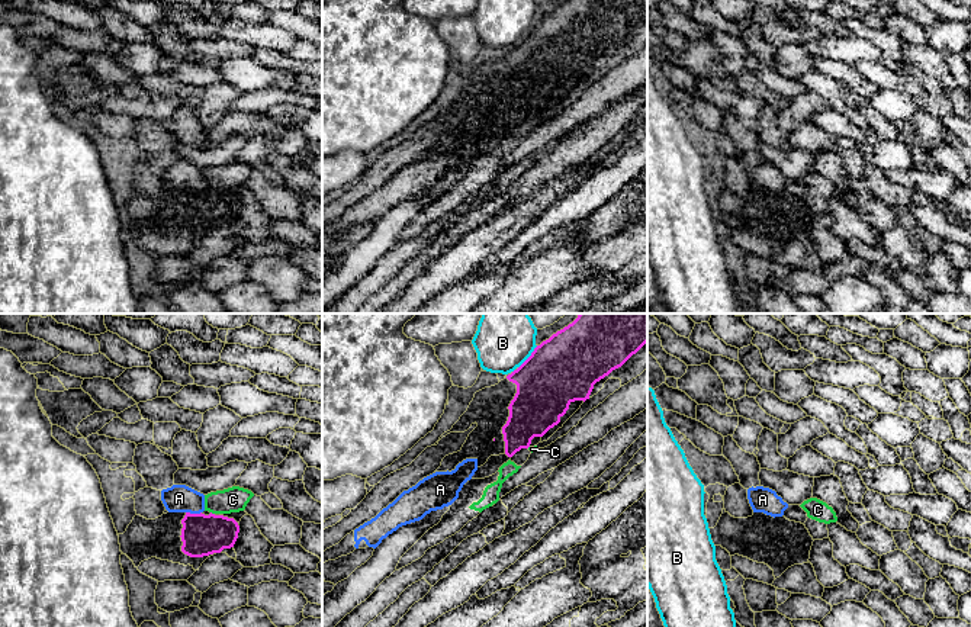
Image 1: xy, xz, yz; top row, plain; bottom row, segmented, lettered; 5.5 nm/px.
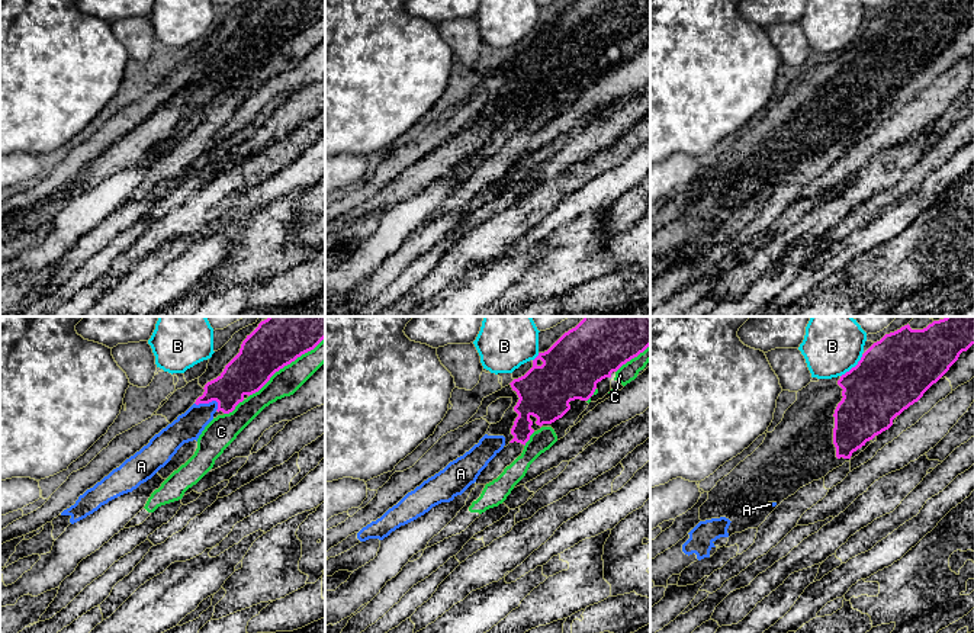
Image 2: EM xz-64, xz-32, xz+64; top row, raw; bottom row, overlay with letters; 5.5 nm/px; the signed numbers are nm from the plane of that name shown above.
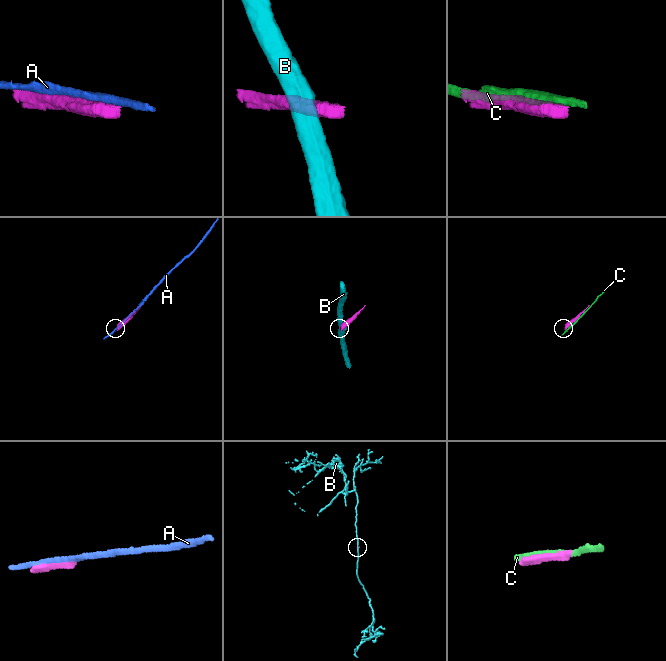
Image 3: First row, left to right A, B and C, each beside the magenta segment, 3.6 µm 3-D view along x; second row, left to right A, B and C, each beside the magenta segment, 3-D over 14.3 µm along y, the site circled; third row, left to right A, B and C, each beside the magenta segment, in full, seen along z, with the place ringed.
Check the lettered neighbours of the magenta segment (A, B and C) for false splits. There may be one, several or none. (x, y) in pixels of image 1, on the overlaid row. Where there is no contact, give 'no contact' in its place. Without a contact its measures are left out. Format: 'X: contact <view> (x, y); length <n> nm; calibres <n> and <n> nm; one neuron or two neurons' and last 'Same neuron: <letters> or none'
A: contact xy (193, 514); length 90 nm; calibres 220 and 160 nm; two neurons
B: contact xz (529, 357); length 170 nm; calibres 380 and 320 nm; two neurons
C: contact xy (211, 513); length 30 nm; calibres 220 and 140 nm; two neurons
Same neuron: none

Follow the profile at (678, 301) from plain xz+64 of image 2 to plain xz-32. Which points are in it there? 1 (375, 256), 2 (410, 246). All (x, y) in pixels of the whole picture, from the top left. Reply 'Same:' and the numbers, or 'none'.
Same: 2

